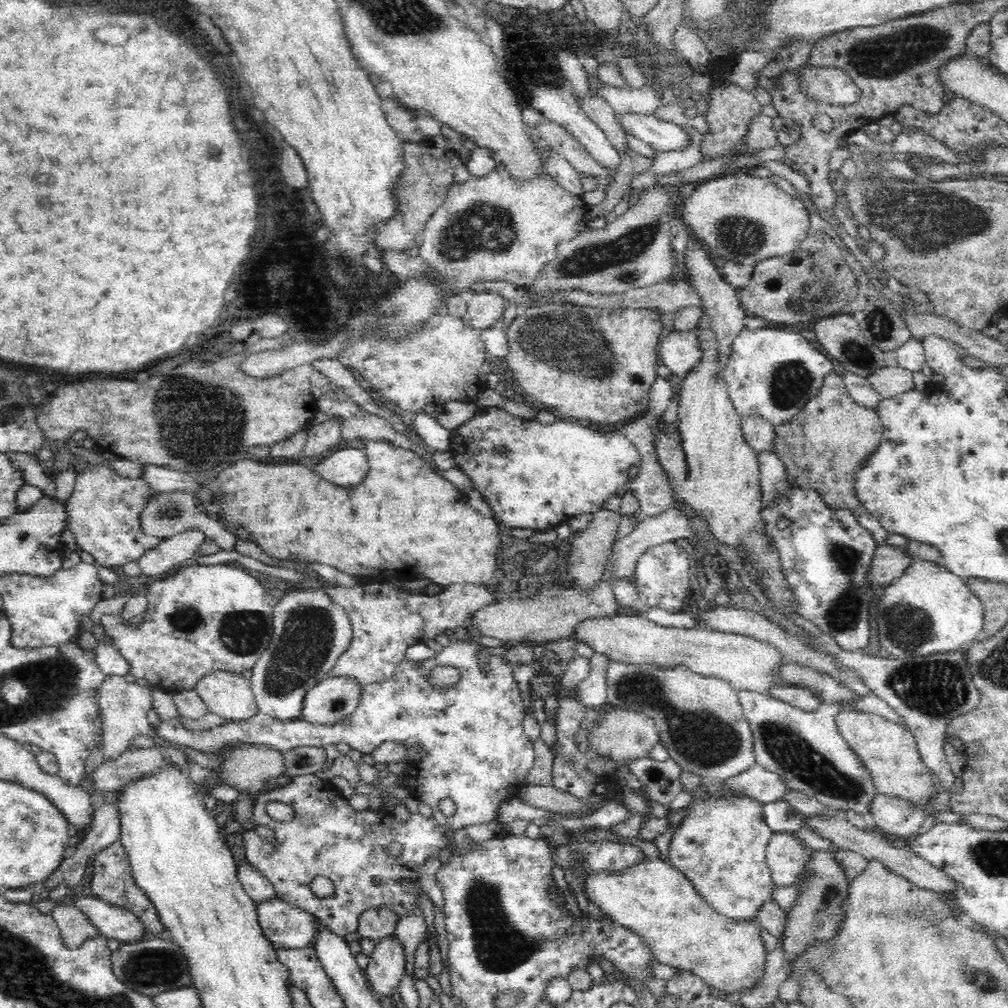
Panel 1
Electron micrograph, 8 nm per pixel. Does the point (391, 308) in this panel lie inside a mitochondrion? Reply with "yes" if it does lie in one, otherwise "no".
yes

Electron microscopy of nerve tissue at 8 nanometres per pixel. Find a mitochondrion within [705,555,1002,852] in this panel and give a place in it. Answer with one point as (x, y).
(936, 689)

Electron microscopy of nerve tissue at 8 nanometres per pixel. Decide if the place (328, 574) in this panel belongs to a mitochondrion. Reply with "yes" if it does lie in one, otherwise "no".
no

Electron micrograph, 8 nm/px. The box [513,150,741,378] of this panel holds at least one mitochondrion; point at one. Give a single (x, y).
(589, 259)

